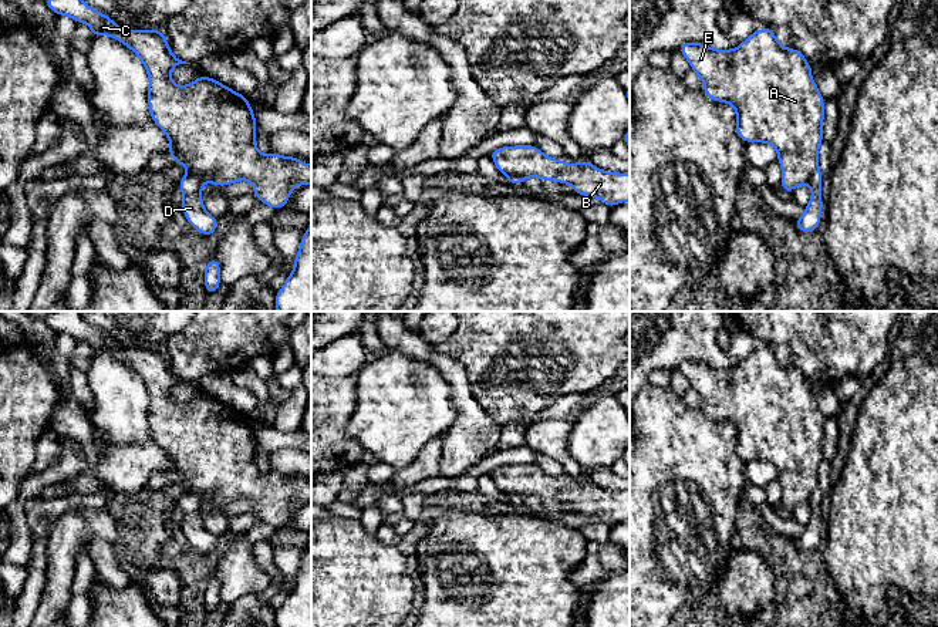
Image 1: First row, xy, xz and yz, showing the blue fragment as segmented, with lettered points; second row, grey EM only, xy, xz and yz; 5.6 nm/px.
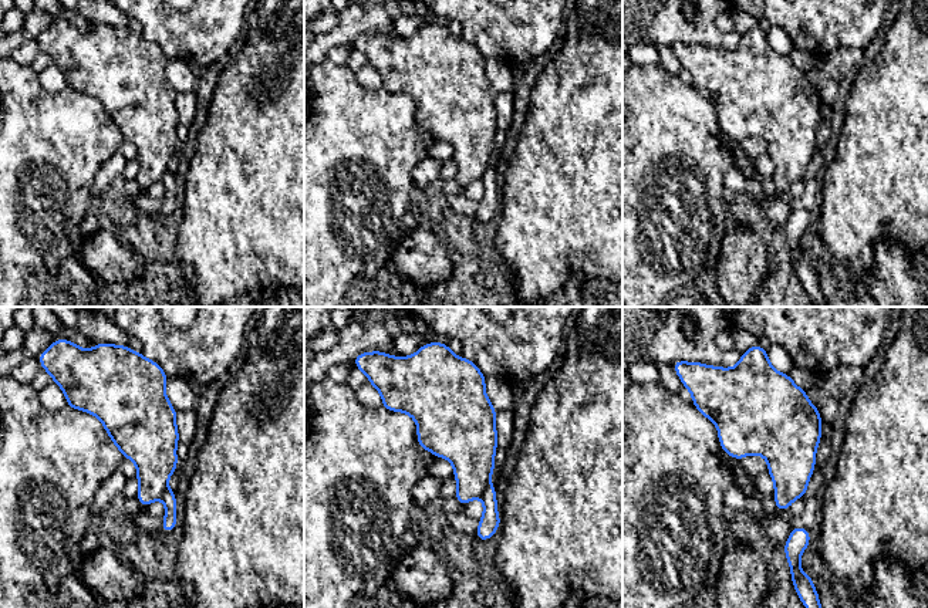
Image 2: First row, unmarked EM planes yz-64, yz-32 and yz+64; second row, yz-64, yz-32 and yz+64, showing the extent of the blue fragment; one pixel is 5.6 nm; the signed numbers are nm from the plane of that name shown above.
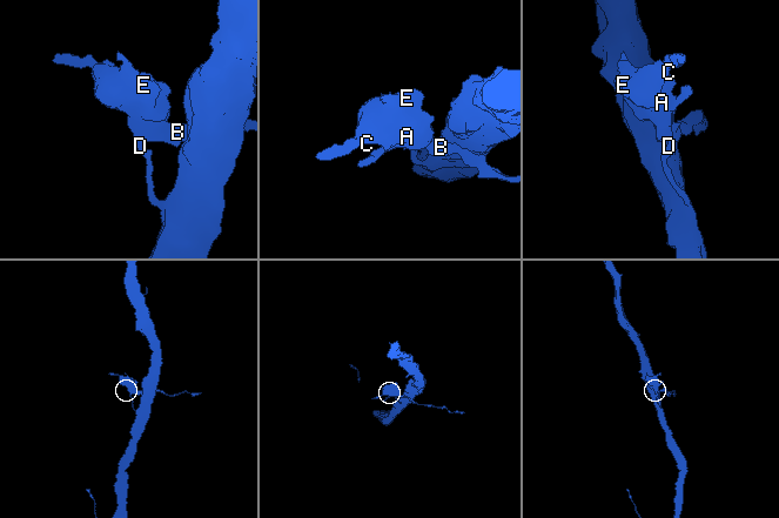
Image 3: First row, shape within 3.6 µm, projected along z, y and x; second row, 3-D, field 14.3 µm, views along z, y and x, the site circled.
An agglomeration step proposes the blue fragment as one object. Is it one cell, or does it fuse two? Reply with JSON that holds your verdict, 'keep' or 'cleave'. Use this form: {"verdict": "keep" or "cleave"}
{"verdict": "cleave"}

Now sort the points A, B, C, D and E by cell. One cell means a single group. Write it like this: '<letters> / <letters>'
A B C E / D

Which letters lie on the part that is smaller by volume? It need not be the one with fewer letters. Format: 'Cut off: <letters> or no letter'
Cut off: A, B, C, E

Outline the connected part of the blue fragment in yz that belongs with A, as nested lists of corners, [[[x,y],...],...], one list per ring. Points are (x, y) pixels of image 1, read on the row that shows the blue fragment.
[[[769,26],[752,33],[738,48],[715,50],[704,43],[685,41],[678,51],[702,80],[706,97],[735,107],[735,129],[743,142],[758,141],[776,148],[782,189],[792,193],[796,186],[807,183],[819,168],[826,98],[812,78],[806,57],[794,47],[785,48]]]

